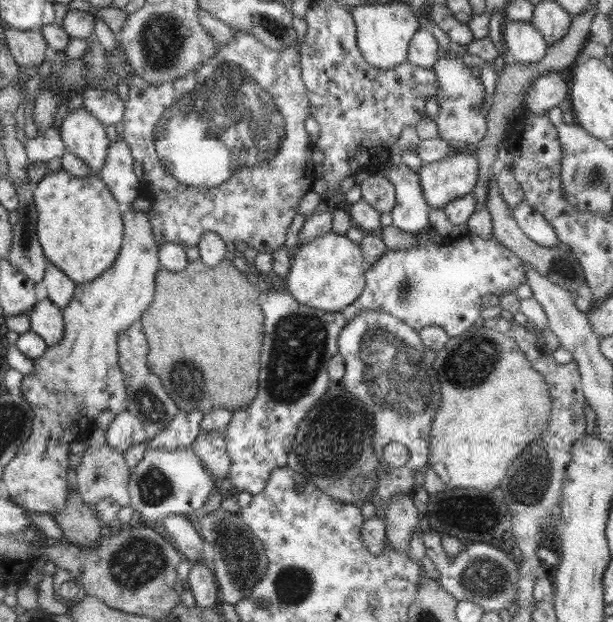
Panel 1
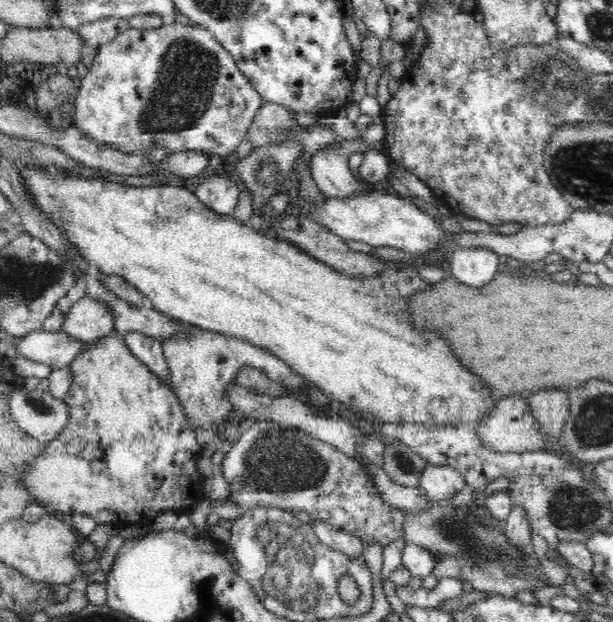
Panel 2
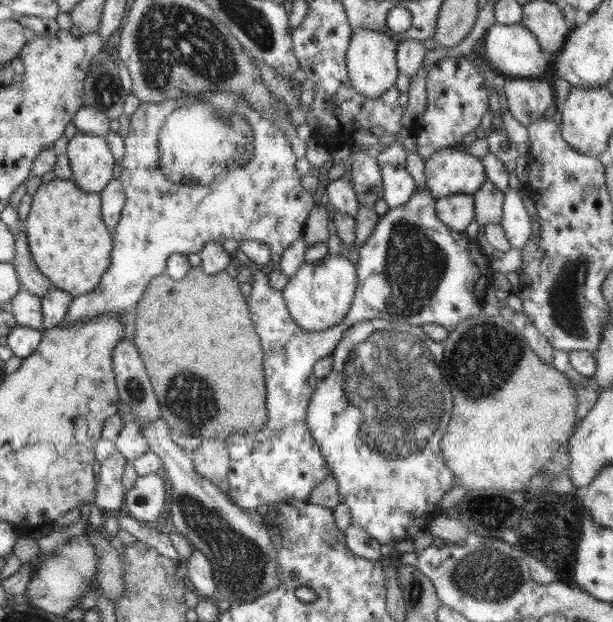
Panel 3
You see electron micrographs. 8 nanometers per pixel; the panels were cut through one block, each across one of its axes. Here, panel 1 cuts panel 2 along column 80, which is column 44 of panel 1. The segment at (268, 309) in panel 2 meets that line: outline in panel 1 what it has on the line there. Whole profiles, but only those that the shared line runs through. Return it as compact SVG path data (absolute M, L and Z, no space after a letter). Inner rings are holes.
M63 169L54 173L48 171L38 183L34 184L33 197L38 211L36 225L38 241L49 262L75 283L92 282L112 266L123 240L123 207L116 202L114 195L98 174L76 177Z

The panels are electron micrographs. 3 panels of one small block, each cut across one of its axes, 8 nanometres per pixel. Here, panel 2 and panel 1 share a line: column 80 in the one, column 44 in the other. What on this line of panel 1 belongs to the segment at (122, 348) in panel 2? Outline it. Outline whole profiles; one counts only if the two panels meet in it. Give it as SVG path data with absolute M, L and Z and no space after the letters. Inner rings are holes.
M131 204L123 208L123 240L120 247L120 252L117 254L116 260L112 263L112 266L108 270L105 270L99 277L96 277L92 282L87 283L76 283L74 296L72 300L63 308L63 323L64 323L64 334L62 340L58 344L48 346L47 350L44 351L44 354L40 358L35 358L33 360L33 371L31 375L24 375L20 392L23 393L23 397L28 401L28 404L32 407L33 417L32 417L32 434L28 436L28 440L25 440L19 450L16 452L16 455L10 463L3 470L3 481L6 487L6 493L10 496L10 499L16 503L16 505L23 508L23 510L30 512L39 512L44 514L50 514L53 517L58 515L58 512L64 509L64 504L66 503L66 498L68 497L68 484L67 484L67 474L68 474L68 465L69 465L69 456L68 456L68 445L74 440L83 442L87 441L89 435L92 432L94 427L95 418L102 411L110 411L115 415L120 414L122 411L126 410L128 395L126 394L126 387L124 386L124 375L122 370L119 367L119 352L117 349L117 340L118 336L122 334L125 330L131 328L135 322L141 320L142 314L150 306L150 303L153 301L153 296L155 293L155 276L156 273L160 270L161 264L158 258L158 251L160 246L156 243L154 239L154 233L152 232L151 222L149 221L148 215L142 213L141 211L132 211Z

